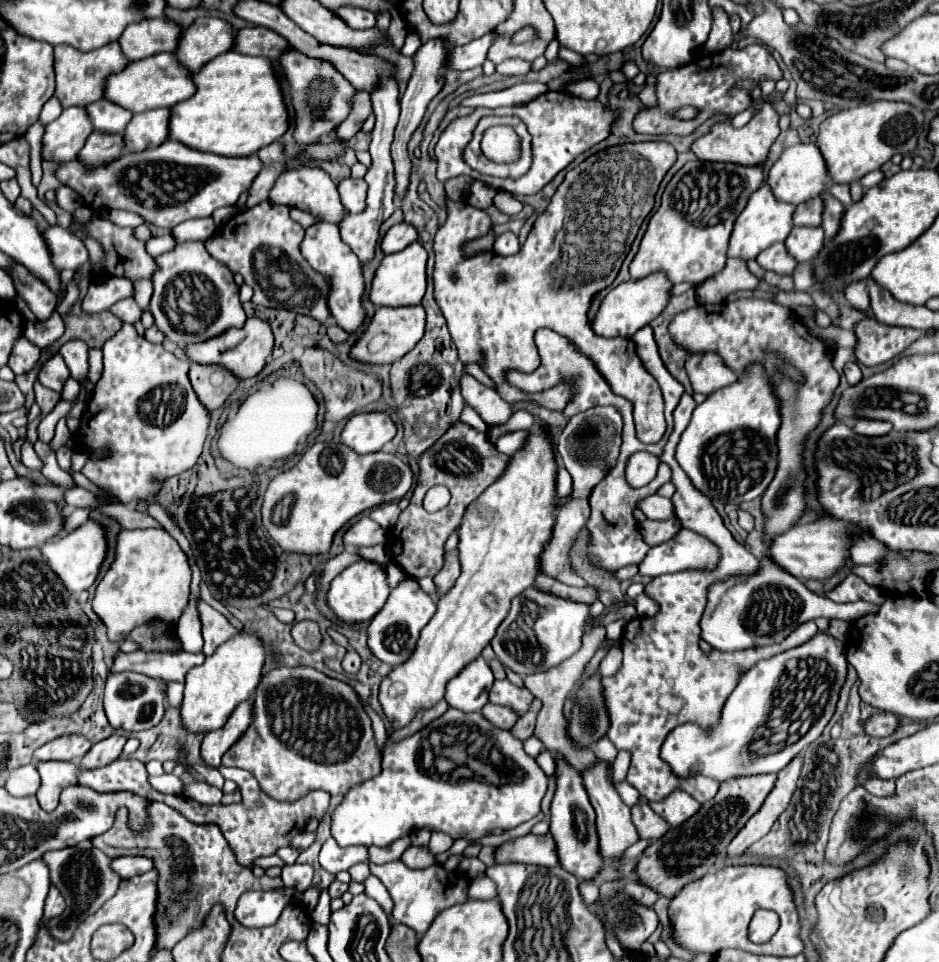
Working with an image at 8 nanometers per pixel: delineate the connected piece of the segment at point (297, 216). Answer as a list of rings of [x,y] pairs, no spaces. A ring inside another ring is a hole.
[[[292,208],[292,210],[290,210],[290,216],[292,216],[296,222],[300,222],[302,228],[310,228],[312,224],[322,222],[322,218],[316,218],[316,216],[312,216],[310,212],[300,212],[298,208]]]

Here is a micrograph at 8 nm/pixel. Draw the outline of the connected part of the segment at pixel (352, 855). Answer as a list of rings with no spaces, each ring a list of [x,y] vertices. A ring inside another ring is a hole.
[[[328,838],[320,850],[320,866],[330,874],[348,870],[356,862],[368,862],[368,850],[364,846],[340,848],[334,838]]]

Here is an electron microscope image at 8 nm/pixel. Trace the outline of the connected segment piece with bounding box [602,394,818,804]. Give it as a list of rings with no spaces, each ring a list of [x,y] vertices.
[[[684,394],[680,398],[680,404],[674,410],[674,432],[668,438],[668,444],[664,448],[664,454],[660,456],[662,462],[666,462],[672,468],[672,484],[676,486],[676,494],[672,496],[672,502],[676,506],[676,516],[682,522],[684,528],[698,532],[710,540],[716,540],[716,546],[722,552],[722,560],[718,564],[718,570],[714,572],[676,572],[676,574],[662,574],[656,576],[650,584],[646,584],[646,594],[650,594],[660,604],[660,612],[654,618],[634,618],[626,624],[624,636],[622,636],[622,652],[624,660],[620,670],[612,678],[604,678],[604,698],[610,714],[610,730],[608,740],[612,738],[612,744],[618,750],[632,752],[632,762],[628,768],[626,780],[640,790],[648,802],[658,802],[666,798],[674,790],[686,790],[692,798],[696,798],[700,804],[712,800],[718,792],[718,782],[712,778],[696,776],[682,780],[672,774],[666,762],[660,758],[660,746],[668,732],[684,722],[696,722],[700,726],[716,724],[720,710],[730,696],[730,692],[740,682],[740,676],[744,670],[754,666],[756,662],[776,656],[784,650],[796,648],[804,642],[808,642],[816,632],[814,622],[800,624],[788,640],[772,646],[762,648],[748,648],[742,652],[732,654],[704,654],[698,648],[700,642],[700,618],[706,608],[706,594],[708,586],[720,580],[726,580],[732,572],[730,570],[746,570],[748,576],[752,572],[758,572],[760,562],[746,550],[740,542],[736,542],[730,534],[730,530],[724,526],[720,514],[712,506],[712,502],[694,488],[694,484],[688,480],[686,472],[680,468],[680,464],[674,458],[676,446],[680,442],[682,432],[686,430],[692,412],[696,408],[696,402],[690,394]]]

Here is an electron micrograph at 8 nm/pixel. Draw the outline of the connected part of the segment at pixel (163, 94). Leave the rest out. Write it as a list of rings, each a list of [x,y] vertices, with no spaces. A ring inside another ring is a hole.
[[[162,52],[138,62],[128,64],[122,72],[108,76],[106,82],[106,98],[120,104],[122,108],[132,110],[134,114],[154,110],[154,108],[172,108],[184,100],[188,100],[196,92],[196,86],[192,82],[192,72],[186,70],[176,54]]]

